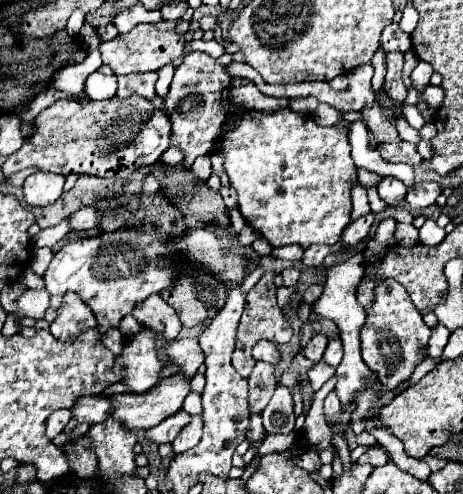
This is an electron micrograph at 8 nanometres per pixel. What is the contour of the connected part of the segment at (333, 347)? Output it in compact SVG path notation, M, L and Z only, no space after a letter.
M329 339L327 343L327 349L325 349L325 355L323 355L323 361L337 367L341 363L341 357L343 357L343 345L341 345L341 339Z

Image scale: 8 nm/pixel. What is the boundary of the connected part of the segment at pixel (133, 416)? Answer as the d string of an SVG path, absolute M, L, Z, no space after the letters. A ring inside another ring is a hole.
M177 373L157 383L157 387L145 395L113 395L111 417L123 421L123 425L131 431L151 429L169 415L181 411L183 401L191 391L189 381L191 379Z

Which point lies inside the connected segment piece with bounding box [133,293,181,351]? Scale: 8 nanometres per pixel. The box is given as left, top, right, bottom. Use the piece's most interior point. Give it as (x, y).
(153, 312)

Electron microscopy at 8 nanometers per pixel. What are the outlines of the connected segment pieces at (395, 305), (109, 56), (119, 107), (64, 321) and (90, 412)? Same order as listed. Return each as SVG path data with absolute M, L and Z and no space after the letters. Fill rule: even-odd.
M387 279L375 287L375 299L371 307L367 307L367 319L361 327L361 353L363 361L371 371L379 375L381 385L387 389L395 389L405 381L405 359L407 367L417 365L427 357L427 341L431 337L431 329L423 323L421 313L413 307L409 293L397 281Z
M137 25L133 31L101 43L99 51L103 55L103 63L109 65L115 75L129 75L129 73L159 71L163 65L173 63L177 57L183 57L183 47L185 37L177 33L177 29L159 31L155 25Z
M131 95L129 99L113 97L107 101L91 101L85 107L79 101L63 99L37 115L33 135L25 139L23 147L5 161L3 173L9 177L25 167L39 167L43 171L55 171L61 175L87 173L97 177L129 177L135 169L157 163L159 157L169 149L169 145L171 145L169 119L165 119L163 109L155 107L145 97L139 97L139 95Z
M67 293L57 319L51 323L51 333L61 341L73 341L77 335L95 327L97 321L93 311L89 311L89 307L77 295Z
M93 395L79 399L71 411L79 423L101 423L109 419L109 395Z

